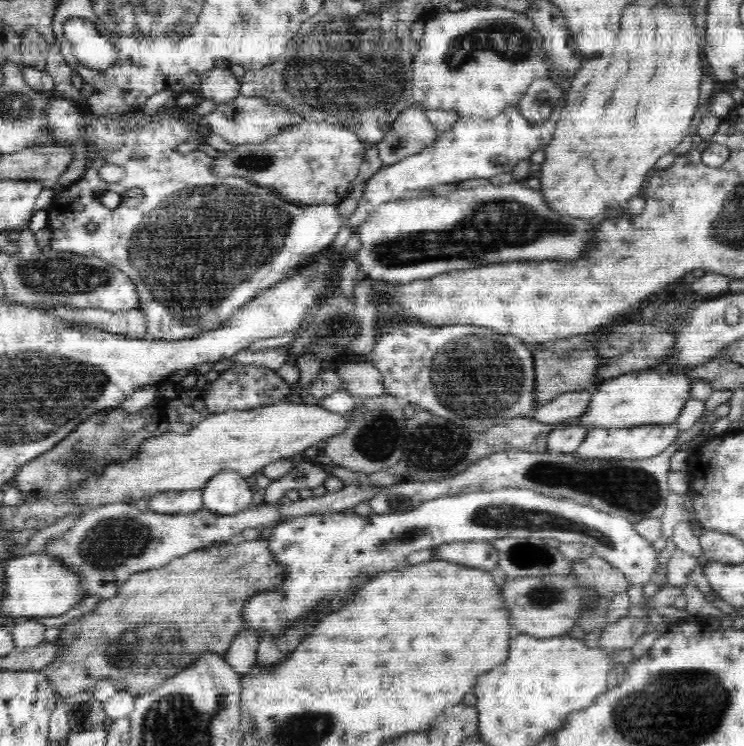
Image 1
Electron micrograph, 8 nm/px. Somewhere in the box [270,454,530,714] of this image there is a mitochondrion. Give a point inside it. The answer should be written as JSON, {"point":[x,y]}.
{"point":[410,533]}

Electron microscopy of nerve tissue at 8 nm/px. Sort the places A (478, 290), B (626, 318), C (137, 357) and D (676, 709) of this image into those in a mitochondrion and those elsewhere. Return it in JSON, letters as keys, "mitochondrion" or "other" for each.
{"A":"other","B":"other","C":"other","D":"mitochondrion"}

